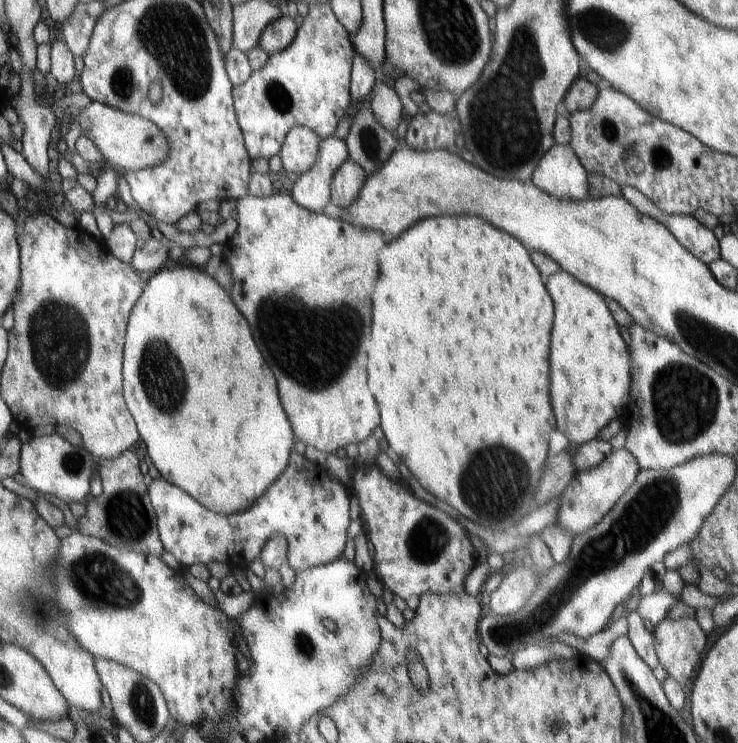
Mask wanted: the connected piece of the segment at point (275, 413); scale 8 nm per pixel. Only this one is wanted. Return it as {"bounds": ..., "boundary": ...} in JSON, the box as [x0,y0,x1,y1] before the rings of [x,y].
{"bounds":[123,266,296,515],"boundary":[[[166,266],[152,275],[140,299],[132,308],[129,318],[126,348],[124,348],[126,352],[124,352],[123,396],[128,411],[135,421],[140,441],[146,445],[158,476],[180,488],[203,508],[215,514],[232,515],[248,511],[288,467],[289,457],[294,450],[296,439],[290,422],[282,410],[274,374],[266,366],[260,350],[256,348],[246,318],[236,310],[236,306],[232,304],[228,294],[211,277],[195,267],[188,268],[188,266]]]}

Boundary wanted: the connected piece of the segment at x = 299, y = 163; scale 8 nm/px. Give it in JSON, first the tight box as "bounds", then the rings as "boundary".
{"bounds":[279,127,321,177],"boundary":[[[293,127],[283,141],[279,156],[283,169],[291,177],[310,171],[319,154],[321,139],[307,127]]]}

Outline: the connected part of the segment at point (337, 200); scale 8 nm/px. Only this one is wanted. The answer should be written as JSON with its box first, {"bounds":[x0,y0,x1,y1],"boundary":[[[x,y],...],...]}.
{"bounds":[330,158,365,207],"boundary":[[[350,158],[345,161],[334,174],[330,186],[331,201],[338,207],[348,207],[359,194],[364,180],[365,171]]]}

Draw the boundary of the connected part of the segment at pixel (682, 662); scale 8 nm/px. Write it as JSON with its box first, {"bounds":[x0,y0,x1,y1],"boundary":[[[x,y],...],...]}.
{"bounds":[653,617,708,694],"boundary":[[[689,617],[681,620],[665,619],[656,626],[653,636],[655,637],[655,652],[659,659],[659,666],[664,668],[666,673],[682,686],[684,693],[690,694],[692,682],[697,674],[696,666],[702,658],[702,651],[708,642],[708,636],[701,630],[696,618]]]}

